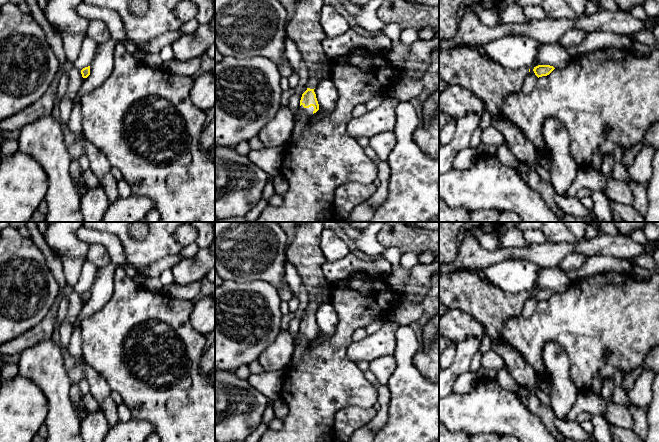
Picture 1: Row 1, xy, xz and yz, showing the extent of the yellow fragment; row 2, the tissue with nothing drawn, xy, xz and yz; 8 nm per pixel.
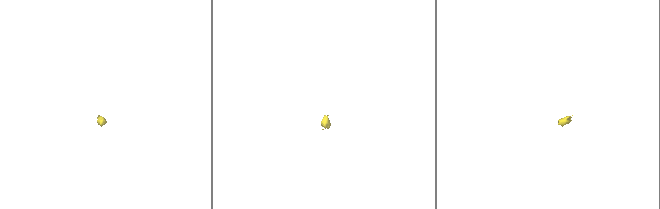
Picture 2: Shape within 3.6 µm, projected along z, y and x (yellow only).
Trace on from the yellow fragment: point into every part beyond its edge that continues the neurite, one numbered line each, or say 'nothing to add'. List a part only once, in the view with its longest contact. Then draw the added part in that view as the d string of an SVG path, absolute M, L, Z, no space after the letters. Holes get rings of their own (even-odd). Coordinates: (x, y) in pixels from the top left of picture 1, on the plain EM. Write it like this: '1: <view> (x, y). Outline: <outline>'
1: xz (304, 253). Outline: M322 222L297 224L294 238L285 254L306 287L308 293L306 311L310 313L319 308L317 300L319 289L328 283L322 272L322 266L327 262L320 247L323 229Z
2: xz (306, 336). Outline: M301 329L300 332L302 333L303 340L301 342L295 344L293 357L292 357L291 361L288 363L288 365L286 366L286 368L283 370L285 374L288 372L289 369L291 369L294 365L296 365L297 362L300 360L300 358L302 356L302 352L305 349L307 342L309 340L311 340L314 335L313 330L311 330L309 332L304 332L303 329Z

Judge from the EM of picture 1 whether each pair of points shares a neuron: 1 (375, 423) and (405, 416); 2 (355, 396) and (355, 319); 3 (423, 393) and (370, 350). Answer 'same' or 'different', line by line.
1: different
2: same
3: different

